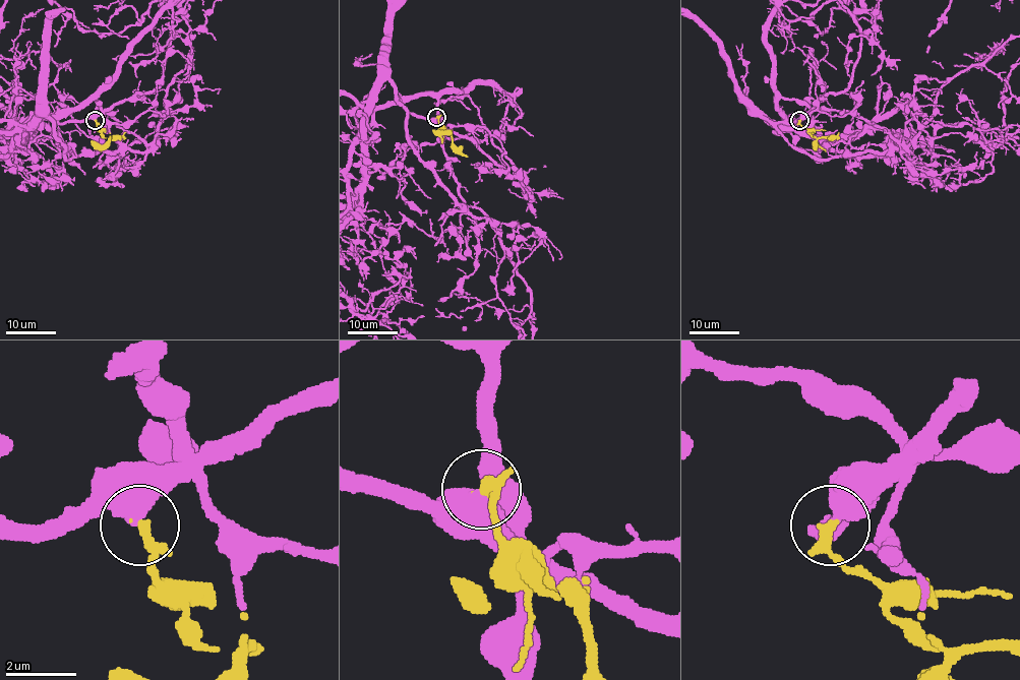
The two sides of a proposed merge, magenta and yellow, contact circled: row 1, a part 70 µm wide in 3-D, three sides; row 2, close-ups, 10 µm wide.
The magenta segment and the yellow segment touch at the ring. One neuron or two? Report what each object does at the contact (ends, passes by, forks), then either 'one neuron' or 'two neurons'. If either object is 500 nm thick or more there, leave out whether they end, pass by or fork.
one neuron

